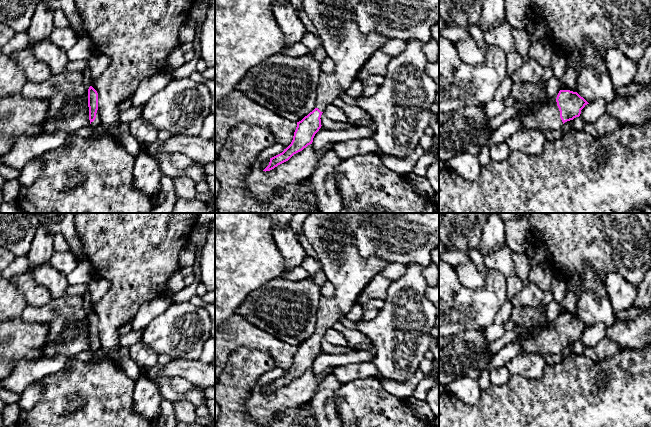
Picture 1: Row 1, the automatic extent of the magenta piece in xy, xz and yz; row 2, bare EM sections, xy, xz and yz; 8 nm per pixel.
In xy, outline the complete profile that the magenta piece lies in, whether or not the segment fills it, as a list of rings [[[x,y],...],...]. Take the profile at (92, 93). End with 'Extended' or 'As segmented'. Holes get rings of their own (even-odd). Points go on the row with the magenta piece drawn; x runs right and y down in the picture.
[[[92,86],[88,89],[88,107],[90,125],[95,130],[99,130],[102,122],[98,111],[98,93]]]. Extended

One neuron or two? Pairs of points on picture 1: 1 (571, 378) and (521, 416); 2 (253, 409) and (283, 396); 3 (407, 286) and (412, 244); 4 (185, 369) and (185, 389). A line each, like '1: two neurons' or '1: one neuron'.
1: one neuron
2: one neuron
3: two neurons
4: two neurons

